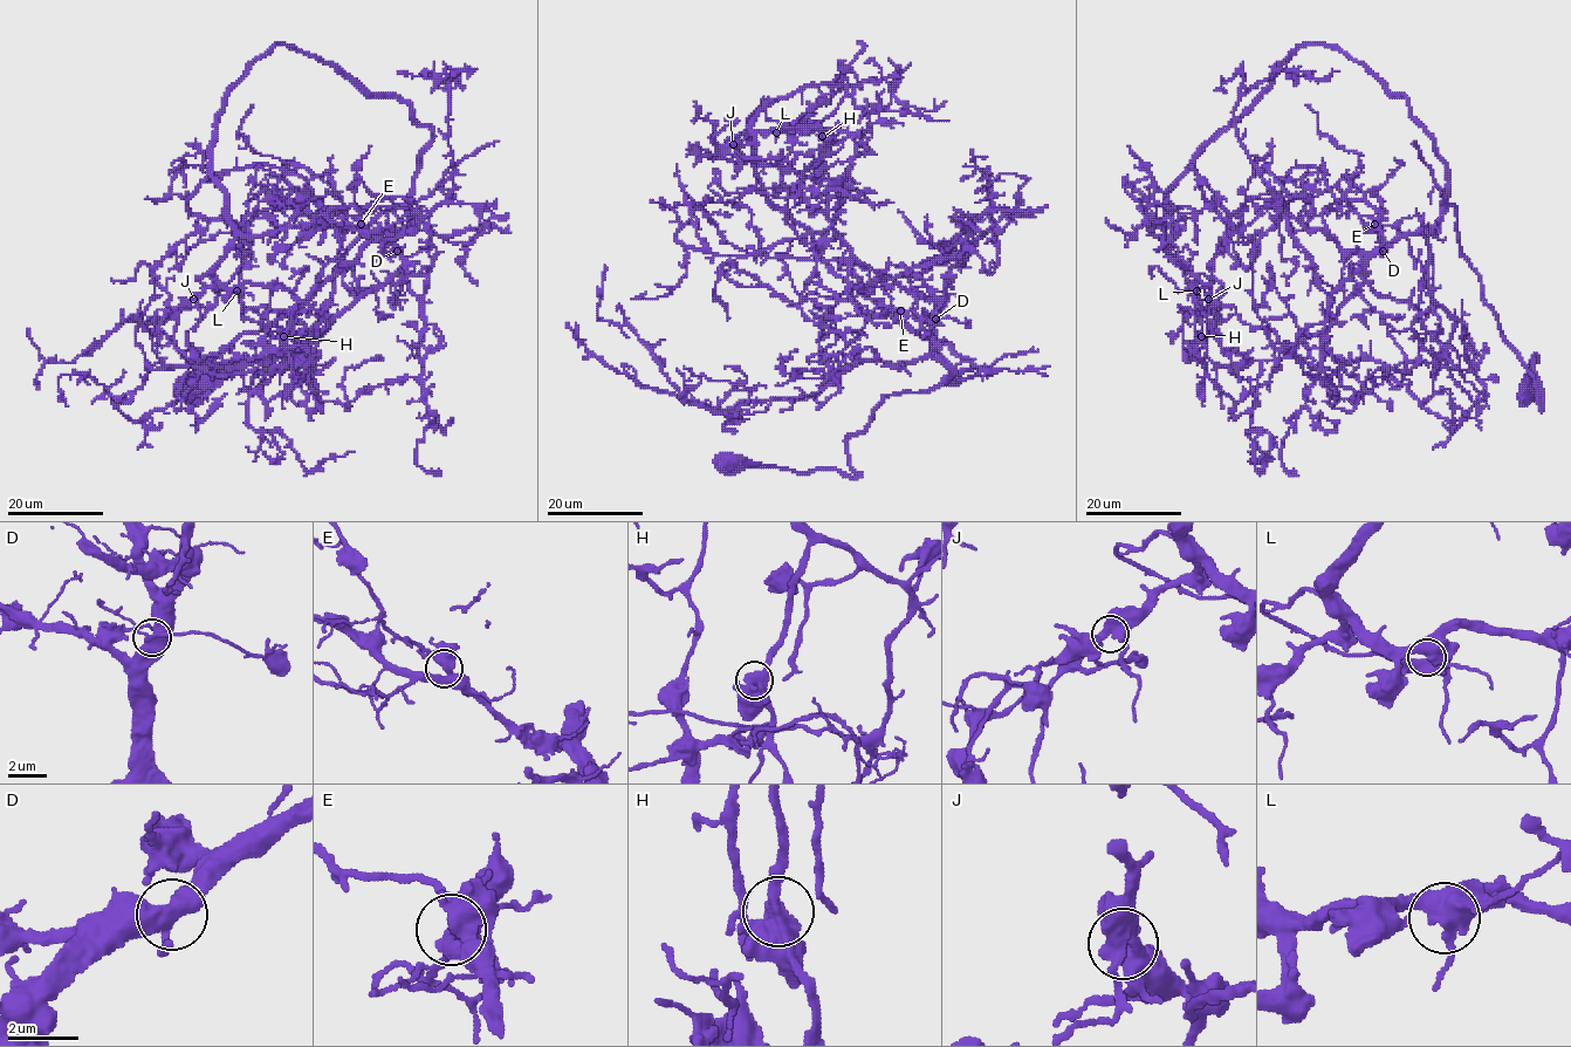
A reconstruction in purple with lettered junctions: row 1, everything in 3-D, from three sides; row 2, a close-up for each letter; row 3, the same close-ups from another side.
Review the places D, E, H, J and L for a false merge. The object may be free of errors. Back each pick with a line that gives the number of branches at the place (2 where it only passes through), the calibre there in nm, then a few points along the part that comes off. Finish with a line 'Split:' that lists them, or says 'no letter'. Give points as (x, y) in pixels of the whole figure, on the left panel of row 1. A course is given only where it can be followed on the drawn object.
Split: no letter

